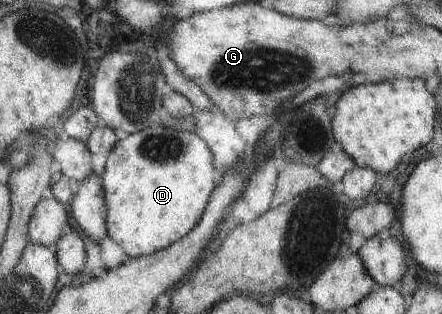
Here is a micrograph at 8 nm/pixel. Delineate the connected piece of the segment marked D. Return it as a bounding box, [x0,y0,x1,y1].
[99,123,221,258]

